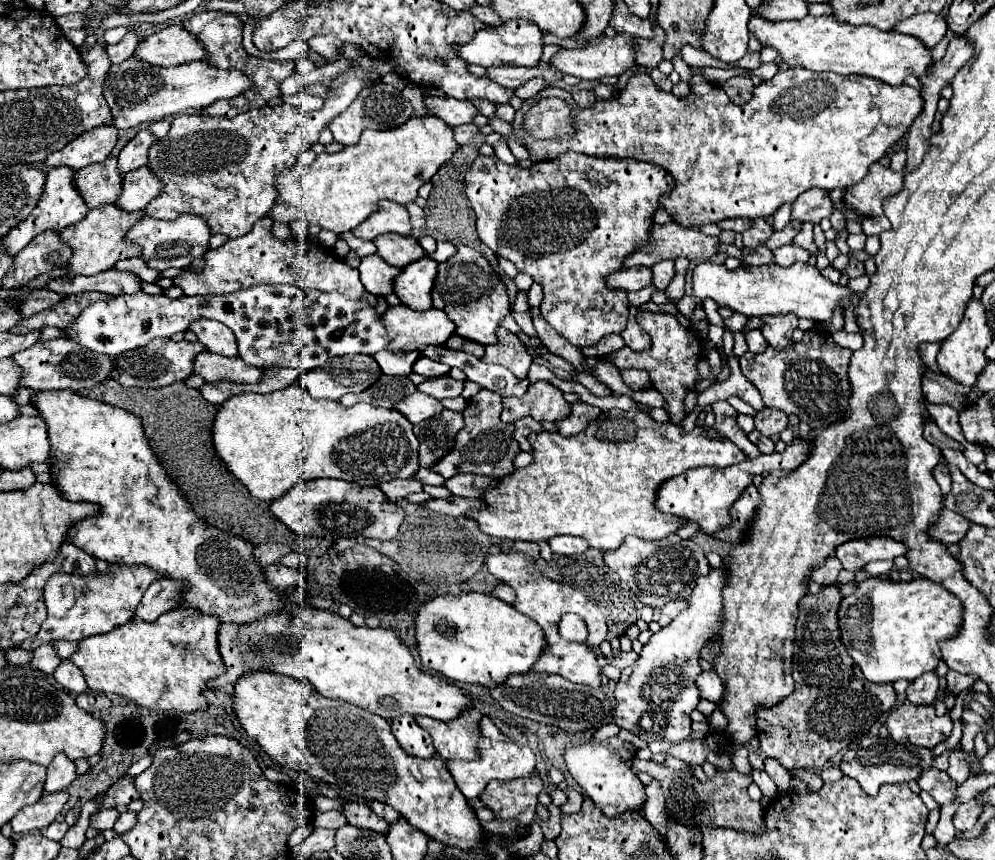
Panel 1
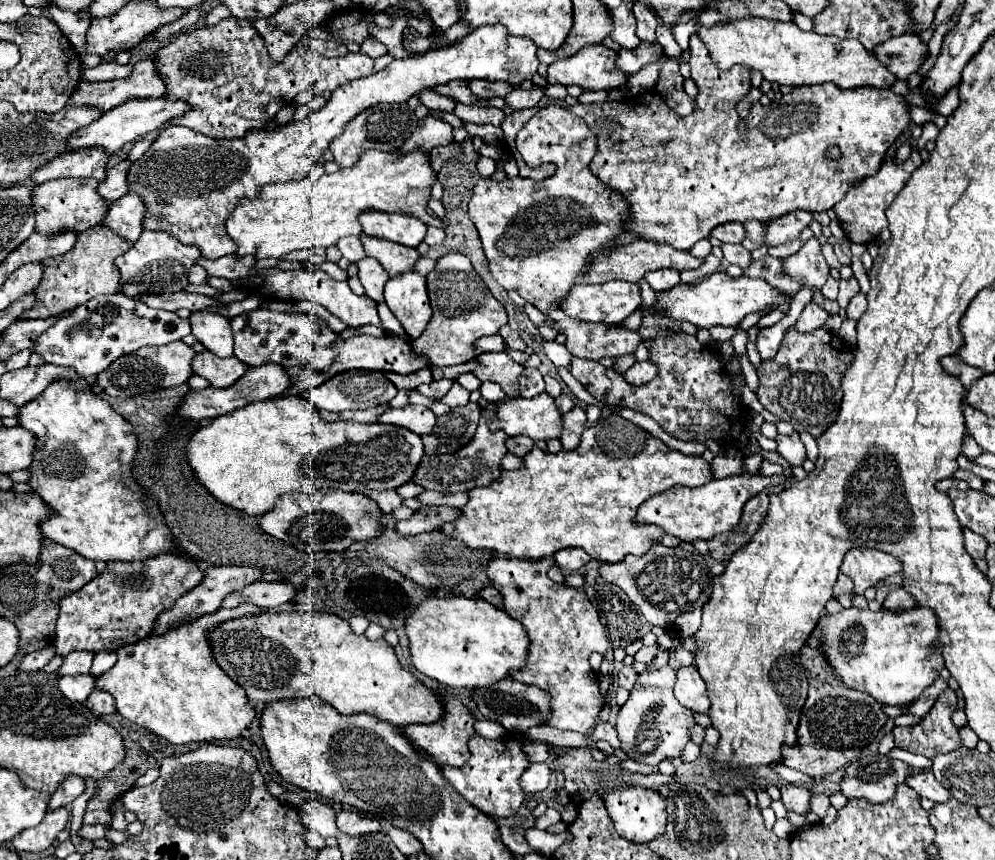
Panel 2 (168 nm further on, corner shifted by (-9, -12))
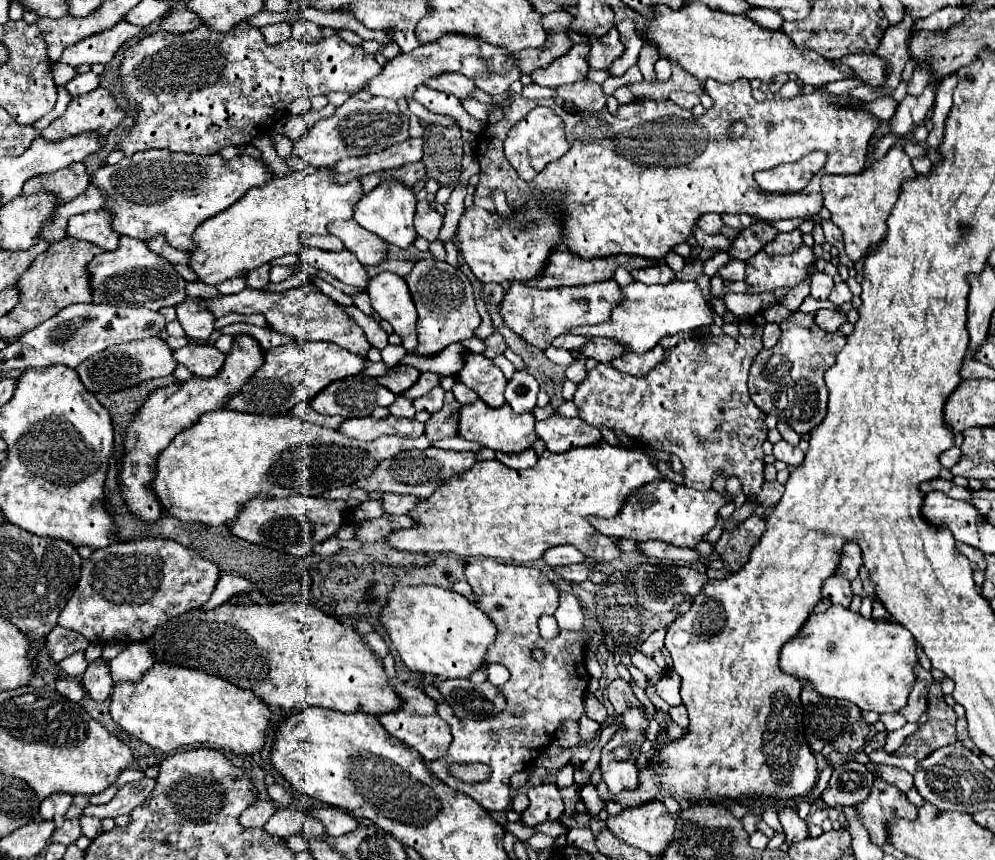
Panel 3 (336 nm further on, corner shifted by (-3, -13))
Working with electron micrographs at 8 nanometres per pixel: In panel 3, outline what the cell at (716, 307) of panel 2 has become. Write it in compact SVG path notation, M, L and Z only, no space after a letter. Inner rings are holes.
M672 281L668 285L646 285L646 283L630 283L622 287L626 301L612 311L612 317L606 323L592 327L576 327L572 333L576 335L592 335L592 337L610 337L628 347L632 353L650 351L662 337L678 335L684 331L692 331L698 327L708 327L714 323L714 299L724 299L726 289L732 281L724 281L724 289L718 295L710 293L710 299L704 297L702 289L694 281Z

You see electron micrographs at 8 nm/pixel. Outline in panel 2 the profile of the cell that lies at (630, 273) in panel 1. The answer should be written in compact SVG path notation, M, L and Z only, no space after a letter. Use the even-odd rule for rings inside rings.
M610 280L606 284L576 284L566 298L558 304L566 316L582 320L582 322L602 322L602 324L620 324L624 318L628 318L638 306L642 304L640 288L632 282L622 280Z

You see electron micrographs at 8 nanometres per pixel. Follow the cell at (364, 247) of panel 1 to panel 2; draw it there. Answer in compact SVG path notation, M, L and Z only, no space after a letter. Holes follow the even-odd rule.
M358 236L356 238L342 238L336 248L342 252L342 256L348 262L354 262L354 260L360 260L360 258L366 256L366 252L362 248L362 242L358 242Z

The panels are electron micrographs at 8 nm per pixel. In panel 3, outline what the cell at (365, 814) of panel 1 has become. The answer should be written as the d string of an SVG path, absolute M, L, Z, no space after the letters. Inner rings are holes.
M330 807L330 809L314 809L310 811L314 817L320 817L326 825L326 829L332 833L332 835L346 835L346 833L352 833L354 829L358 829L358 819L352 817L350 813L342 811L342 809L336 809L336 807Z

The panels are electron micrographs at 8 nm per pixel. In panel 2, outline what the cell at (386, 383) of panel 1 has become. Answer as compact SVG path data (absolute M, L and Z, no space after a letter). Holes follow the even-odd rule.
M388 404L368 408L368 410L350 410L350 412L340 412L340 414L330 414L320 410L320 416L326 420L350 420L350 422L374 422L384 410L388 410Z

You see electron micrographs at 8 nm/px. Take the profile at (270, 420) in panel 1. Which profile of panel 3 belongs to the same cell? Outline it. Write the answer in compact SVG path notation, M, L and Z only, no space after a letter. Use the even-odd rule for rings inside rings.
M220 409L204 415L194 427L178 433L178 437L158 455L158 471L152 489L160 505L182 521L200 521L206 525L230 525L236 521L240 509L256 497L290 497L290 495L322 495L328 489L354 485L358 479L372 475L378 463L394 459L402 451L426 449L430 441L422 435L418 439L384 435L374 441L358 441L346 437L338 429L326 429L286 415L252 415L232 409Z

